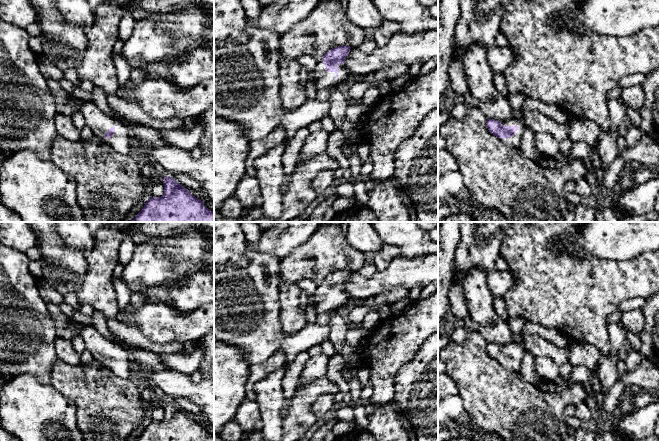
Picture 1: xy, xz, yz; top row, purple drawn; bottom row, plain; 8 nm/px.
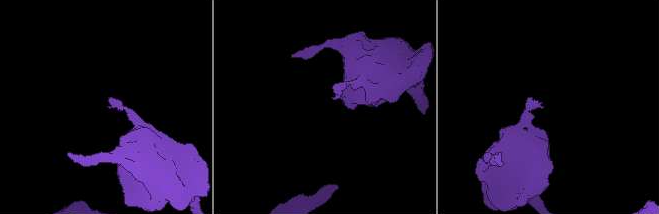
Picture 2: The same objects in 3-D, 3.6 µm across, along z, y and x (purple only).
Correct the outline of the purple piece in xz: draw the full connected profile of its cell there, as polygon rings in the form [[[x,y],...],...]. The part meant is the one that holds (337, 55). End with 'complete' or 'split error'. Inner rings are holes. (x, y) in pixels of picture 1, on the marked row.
[[[350,46],[334,47],[326,52],[320,61],[316,62],[312,75],[317,91],[336,87],[351,77],[352,74],[344,65],[350,49]]] | split error

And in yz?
[[[512,117],[507,121],[487,119],[486,126],[489,132],[499,138],[511,148],[520,148],[525,123],[520,118]]] | split error

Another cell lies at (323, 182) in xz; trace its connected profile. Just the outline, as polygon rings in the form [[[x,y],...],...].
[[[322,170],[317,173],[311,181],[311,186],[318,196],[326,195],[332,188],[334,188],[334,171]]]

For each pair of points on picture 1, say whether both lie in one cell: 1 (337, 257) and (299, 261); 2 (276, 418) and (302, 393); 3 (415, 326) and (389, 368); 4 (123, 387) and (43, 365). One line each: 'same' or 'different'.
1: same
2: different
3: same
4: different

